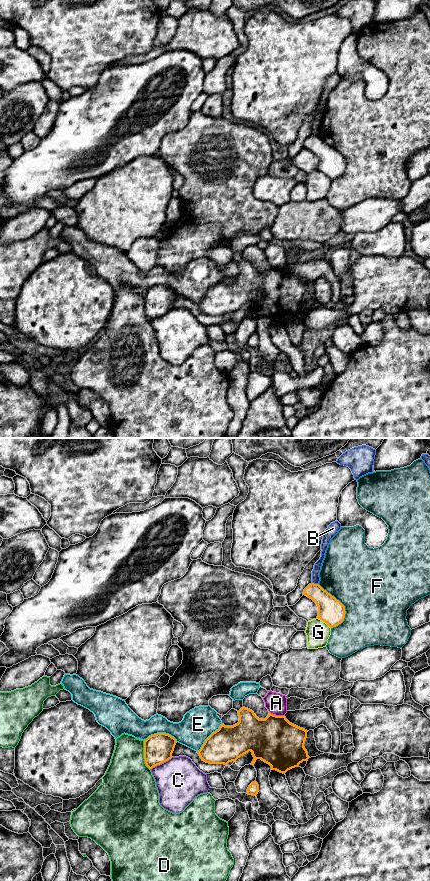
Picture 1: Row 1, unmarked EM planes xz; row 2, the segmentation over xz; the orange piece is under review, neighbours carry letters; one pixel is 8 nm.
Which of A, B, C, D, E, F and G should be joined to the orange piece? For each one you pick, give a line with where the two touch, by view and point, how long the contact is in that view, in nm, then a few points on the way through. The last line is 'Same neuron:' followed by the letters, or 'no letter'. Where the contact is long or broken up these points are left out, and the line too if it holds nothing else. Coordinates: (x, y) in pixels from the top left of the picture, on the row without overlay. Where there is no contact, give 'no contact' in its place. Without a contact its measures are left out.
Same neuron: no letter

